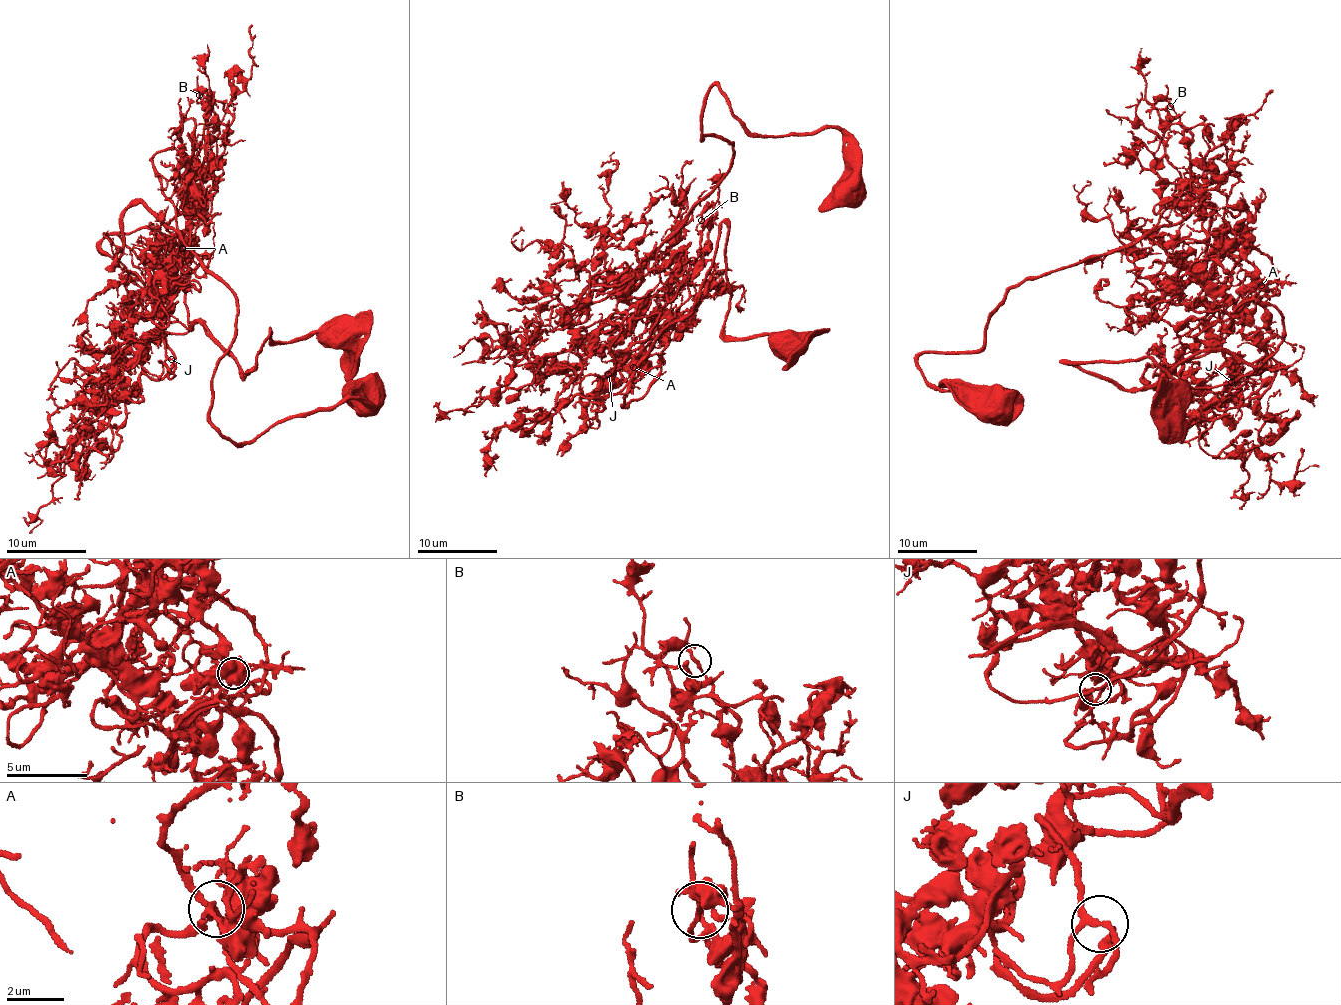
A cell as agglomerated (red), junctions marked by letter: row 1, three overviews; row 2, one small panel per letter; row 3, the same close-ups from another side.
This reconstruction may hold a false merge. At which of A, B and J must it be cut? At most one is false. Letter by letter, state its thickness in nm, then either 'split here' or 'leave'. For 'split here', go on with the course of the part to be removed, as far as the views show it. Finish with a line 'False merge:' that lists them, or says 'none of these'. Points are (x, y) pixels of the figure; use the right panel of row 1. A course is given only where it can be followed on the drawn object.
A: calibre 190 nm; leave
B: calibre 120 nm; split here; course (1171, 107), (1265, 353), (1152, 387), (1064, 361), (1152, 358), (1177, 382), (1166, 444)
J: calibre 160 nm; leave
False merge: B

